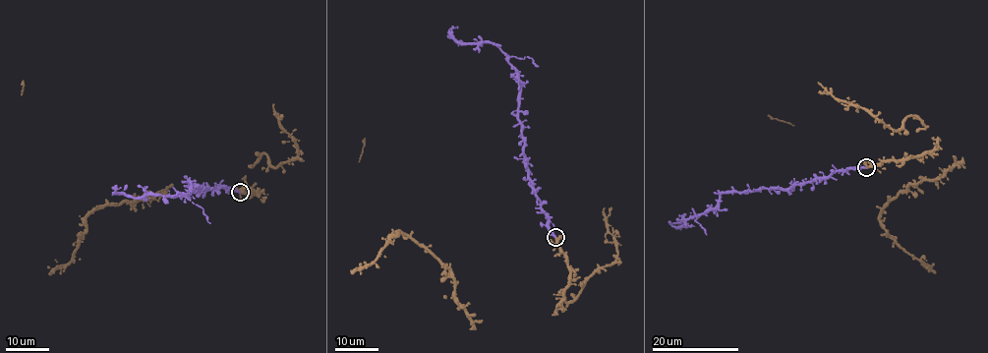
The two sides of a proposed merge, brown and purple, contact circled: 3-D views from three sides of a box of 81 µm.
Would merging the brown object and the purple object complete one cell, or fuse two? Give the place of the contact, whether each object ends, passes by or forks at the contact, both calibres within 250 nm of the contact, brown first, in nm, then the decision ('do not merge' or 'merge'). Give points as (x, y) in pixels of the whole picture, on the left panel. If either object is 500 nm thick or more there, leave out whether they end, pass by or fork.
place (240, 192); brown passes by; purple ends; calibres 300 and 340 nm; merge

